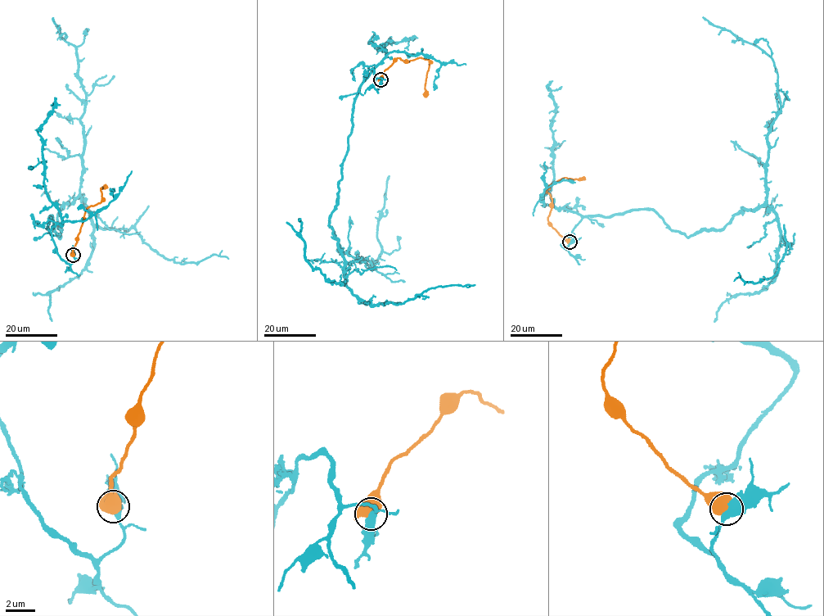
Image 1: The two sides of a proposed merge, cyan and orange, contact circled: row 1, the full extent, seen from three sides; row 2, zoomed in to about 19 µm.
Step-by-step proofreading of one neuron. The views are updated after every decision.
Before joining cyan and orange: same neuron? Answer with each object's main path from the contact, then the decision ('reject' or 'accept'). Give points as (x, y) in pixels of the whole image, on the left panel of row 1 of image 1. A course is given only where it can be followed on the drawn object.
cyan via (73, 255), (60, 258), (47, 228), (52, 215), (61, 237), (58, 213), (79, 192), (86, 92), (53, 18) | orange via (73, 255), (72, 250), (85, 211), (100, 203), (102, 197), (100, 188), (105, 185) | reject

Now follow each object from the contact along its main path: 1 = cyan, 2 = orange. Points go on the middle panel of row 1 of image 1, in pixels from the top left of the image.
1: (381, 79), (368, 70), (359, 88), (329, 224), (346, 262), (368, 259), (375, 268), (389, 175)
2: (381, 79), (384, 71), (397, 58), (404, 61), (419, 57), (427, 59), (430, 63), (426, 97)

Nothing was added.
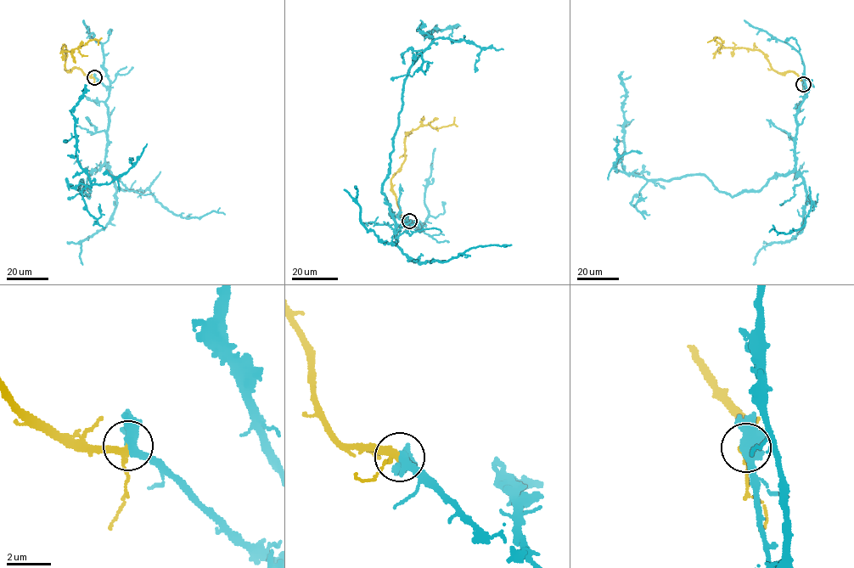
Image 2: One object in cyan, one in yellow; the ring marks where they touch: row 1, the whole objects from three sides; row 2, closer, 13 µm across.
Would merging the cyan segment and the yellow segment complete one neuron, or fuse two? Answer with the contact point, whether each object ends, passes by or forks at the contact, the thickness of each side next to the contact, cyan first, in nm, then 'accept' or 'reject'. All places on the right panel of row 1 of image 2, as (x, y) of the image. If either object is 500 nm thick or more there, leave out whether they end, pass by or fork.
place (803, 84); cyan passes by; yellow passes by; calibres 480 and 260 nm; accept

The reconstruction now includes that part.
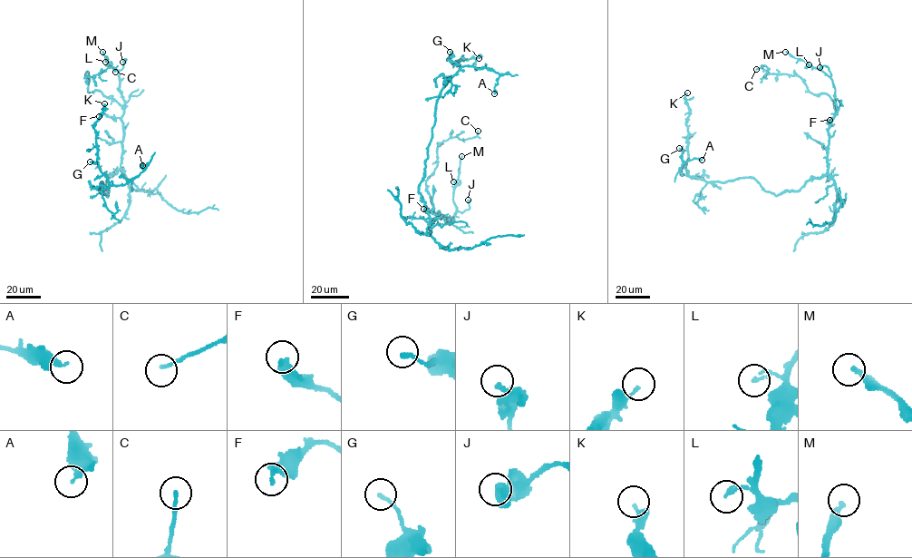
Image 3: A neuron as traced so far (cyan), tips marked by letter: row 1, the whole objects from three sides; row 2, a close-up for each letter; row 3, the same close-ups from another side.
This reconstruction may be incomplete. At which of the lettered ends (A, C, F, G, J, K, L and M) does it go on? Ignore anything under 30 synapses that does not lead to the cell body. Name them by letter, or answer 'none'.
none

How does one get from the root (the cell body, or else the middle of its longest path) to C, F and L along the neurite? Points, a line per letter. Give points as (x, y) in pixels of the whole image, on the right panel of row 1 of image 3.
C: (808, 181), (827, 171), (834, 103), (826, 93), (810, 92), (799, 76), (771, 74), (763, 65), (756, 69)
F: (808, 181), (823, 176), (827, 171), (829, 129), (832, 118), (829, 120)
L: (808, 181), (823, 176), (827, 171), (829, 129), (837, 112), (832, 81), (809, 64)

